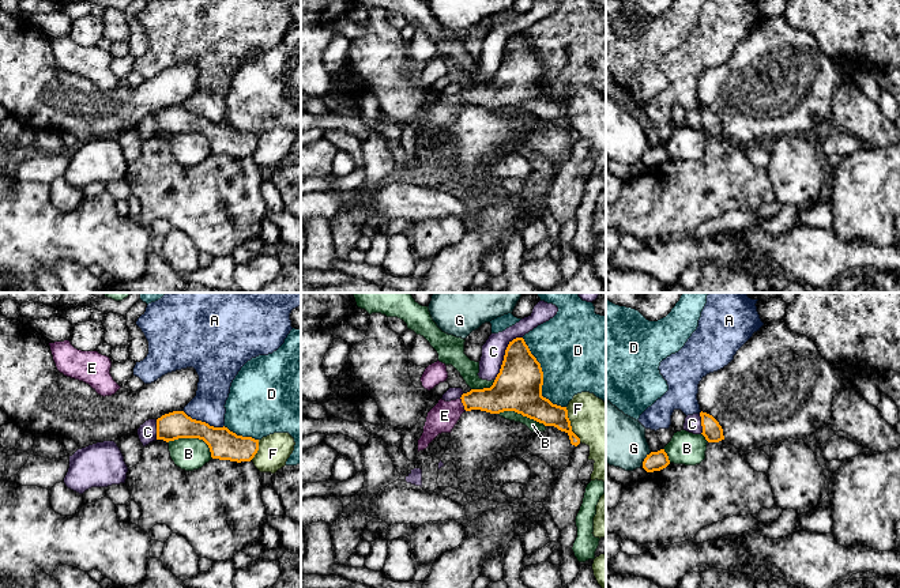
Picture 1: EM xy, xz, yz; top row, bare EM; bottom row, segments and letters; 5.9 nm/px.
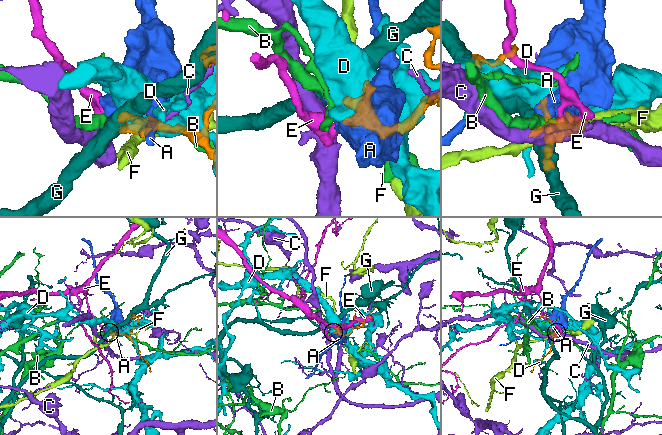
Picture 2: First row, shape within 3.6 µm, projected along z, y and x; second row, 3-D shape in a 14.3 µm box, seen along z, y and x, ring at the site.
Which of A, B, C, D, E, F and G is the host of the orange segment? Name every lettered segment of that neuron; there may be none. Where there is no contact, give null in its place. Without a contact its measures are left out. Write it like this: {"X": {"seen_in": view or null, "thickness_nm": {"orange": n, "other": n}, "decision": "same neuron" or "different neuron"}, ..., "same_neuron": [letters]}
{"A": {"seen_in": "xy", "thickness_nm": {"orange": 180, "other": 190}, "decision": "different neuron"}, "B": {"seen_in": "xy", "thickness_nm": {"orange": 180, "other": 190}, "decision": "different neuron"}, "C": {"seen_in": "xz", "thickness_nm": {"orange": 280, "other": 140}, "decision": "different neuron"}, "D": {"seen_in": "xz", "thickness_nm": {"orange": 280, "other": 440}, "decision": "different neuron"}, "E": {"seen_in": "xz", "thickness_nm": {"orange": 190, "other": 170}, "decision": "same neuron"}, "F": {"seen_in": "xz", "thickness_nm": {"orange": 160, "other": 300}, "decision": "different neuron"}, "G": {"seen_in": "yz", "thickness_nm": {"orange": 110, "other": 320}, "decision": "different neuron"}, "same_neuron": ["E"]}

